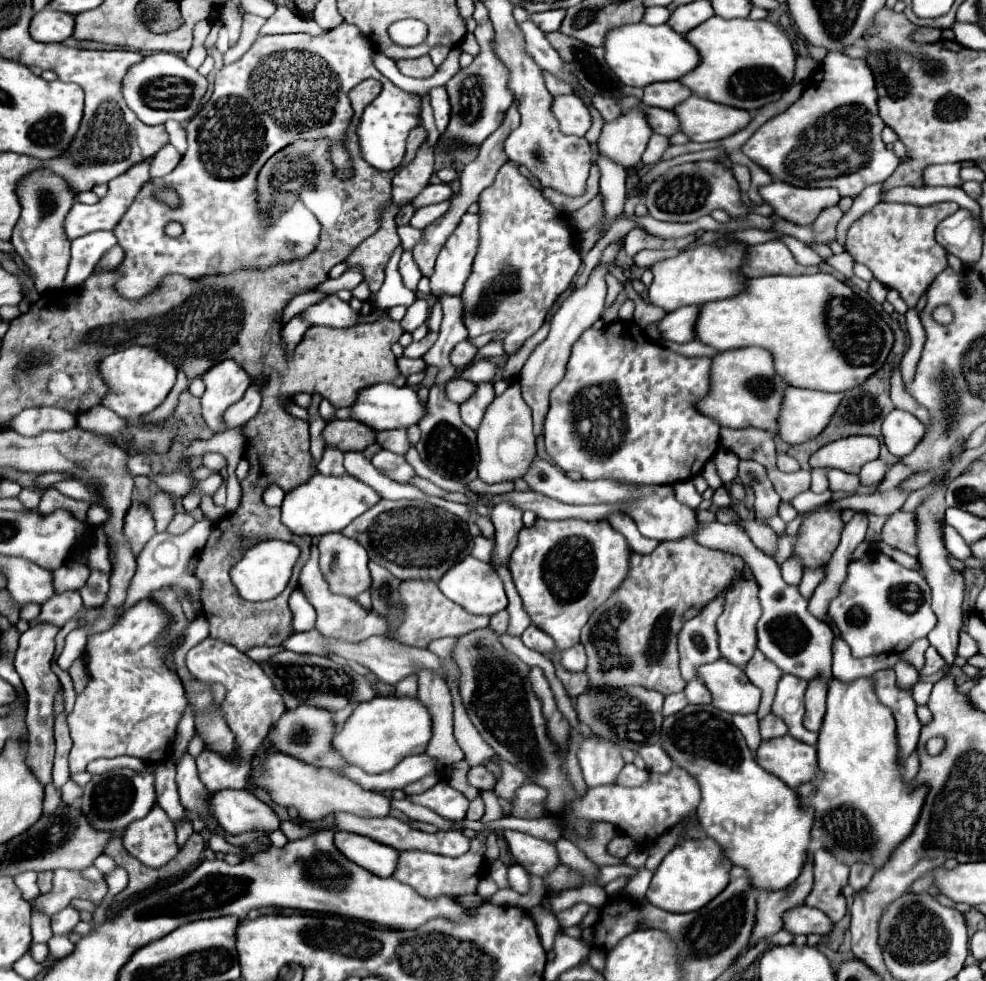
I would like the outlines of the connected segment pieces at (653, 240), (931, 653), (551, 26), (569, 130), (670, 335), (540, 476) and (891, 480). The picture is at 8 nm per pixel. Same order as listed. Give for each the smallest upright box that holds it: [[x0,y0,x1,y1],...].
[[623,229,695,257],[921,647,947,675],[531,11,565,33],[553,95,591,137],[659,307,699,343],[523,457,697,543],[875,463,911,493]]

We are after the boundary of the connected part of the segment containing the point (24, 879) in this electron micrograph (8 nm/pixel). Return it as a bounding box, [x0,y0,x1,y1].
[15,871,41,901]

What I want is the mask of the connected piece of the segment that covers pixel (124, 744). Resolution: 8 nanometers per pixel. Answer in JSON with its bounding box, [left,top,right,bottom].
[67,599,187,773]

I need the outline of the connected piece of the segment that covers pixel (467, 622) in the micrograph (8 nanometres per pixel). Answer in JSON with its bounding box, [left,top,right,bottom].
[393,579,489,649]

